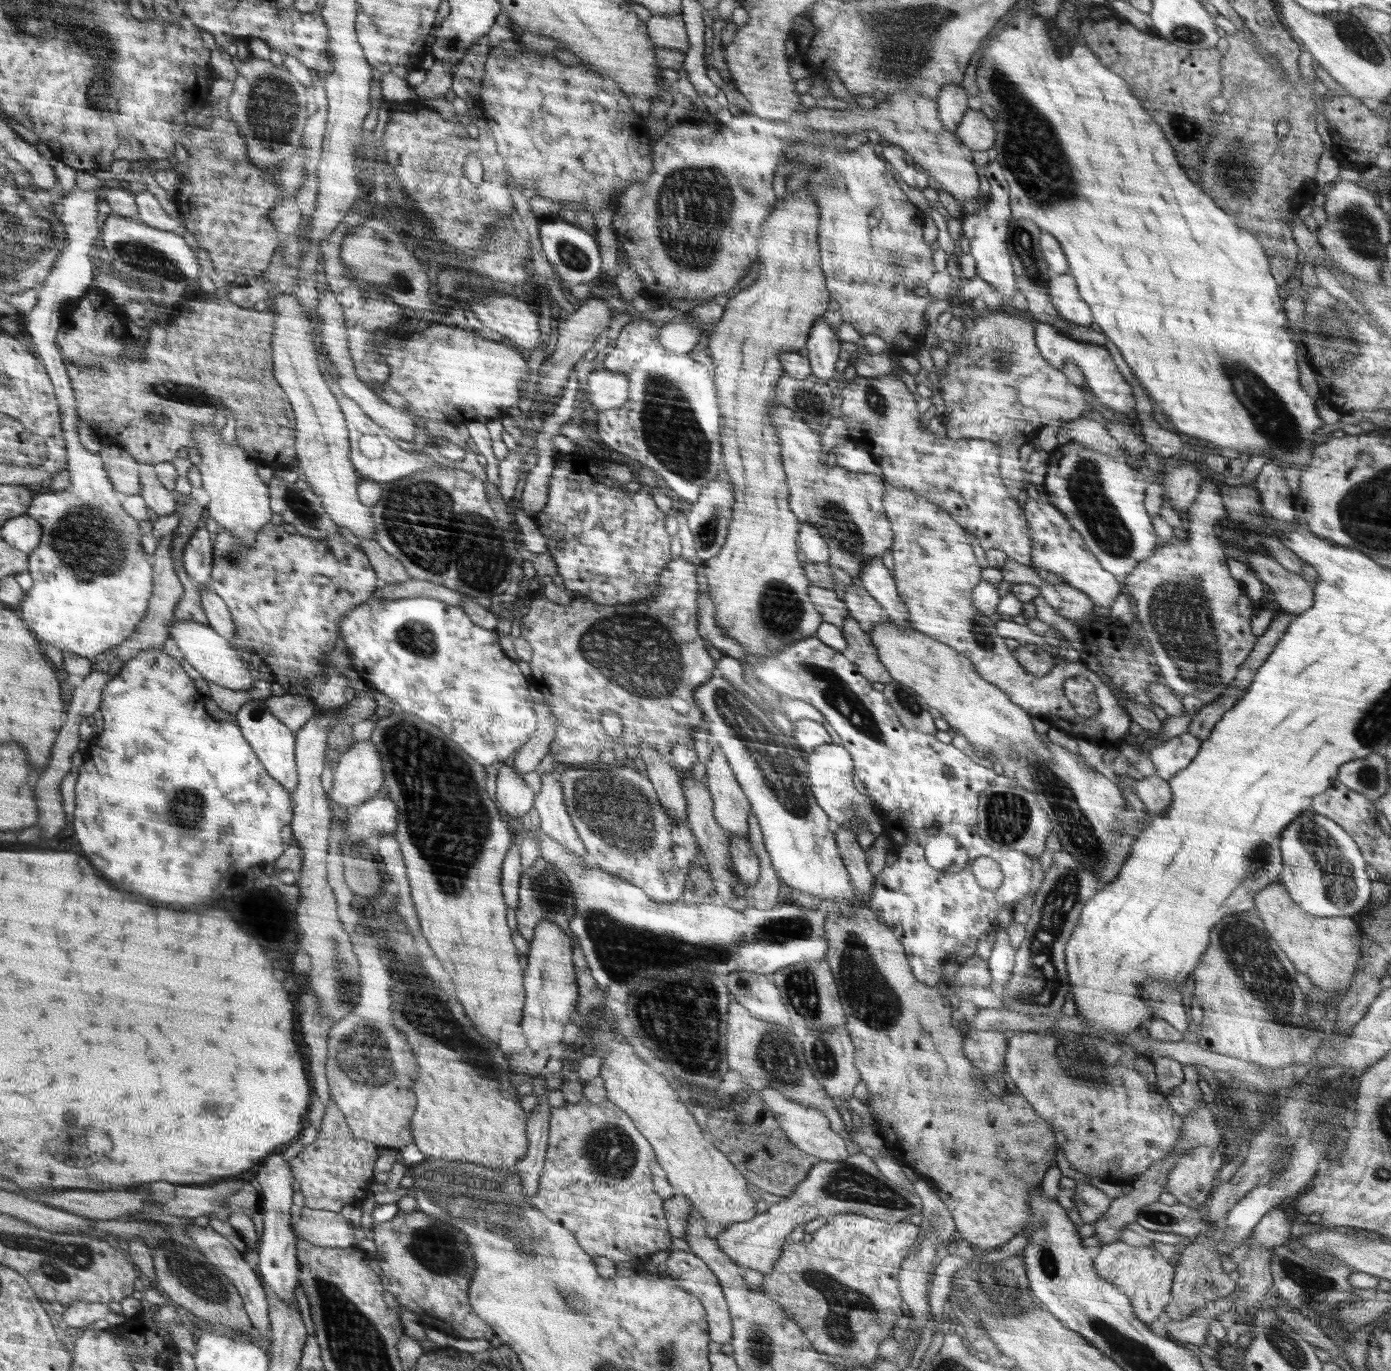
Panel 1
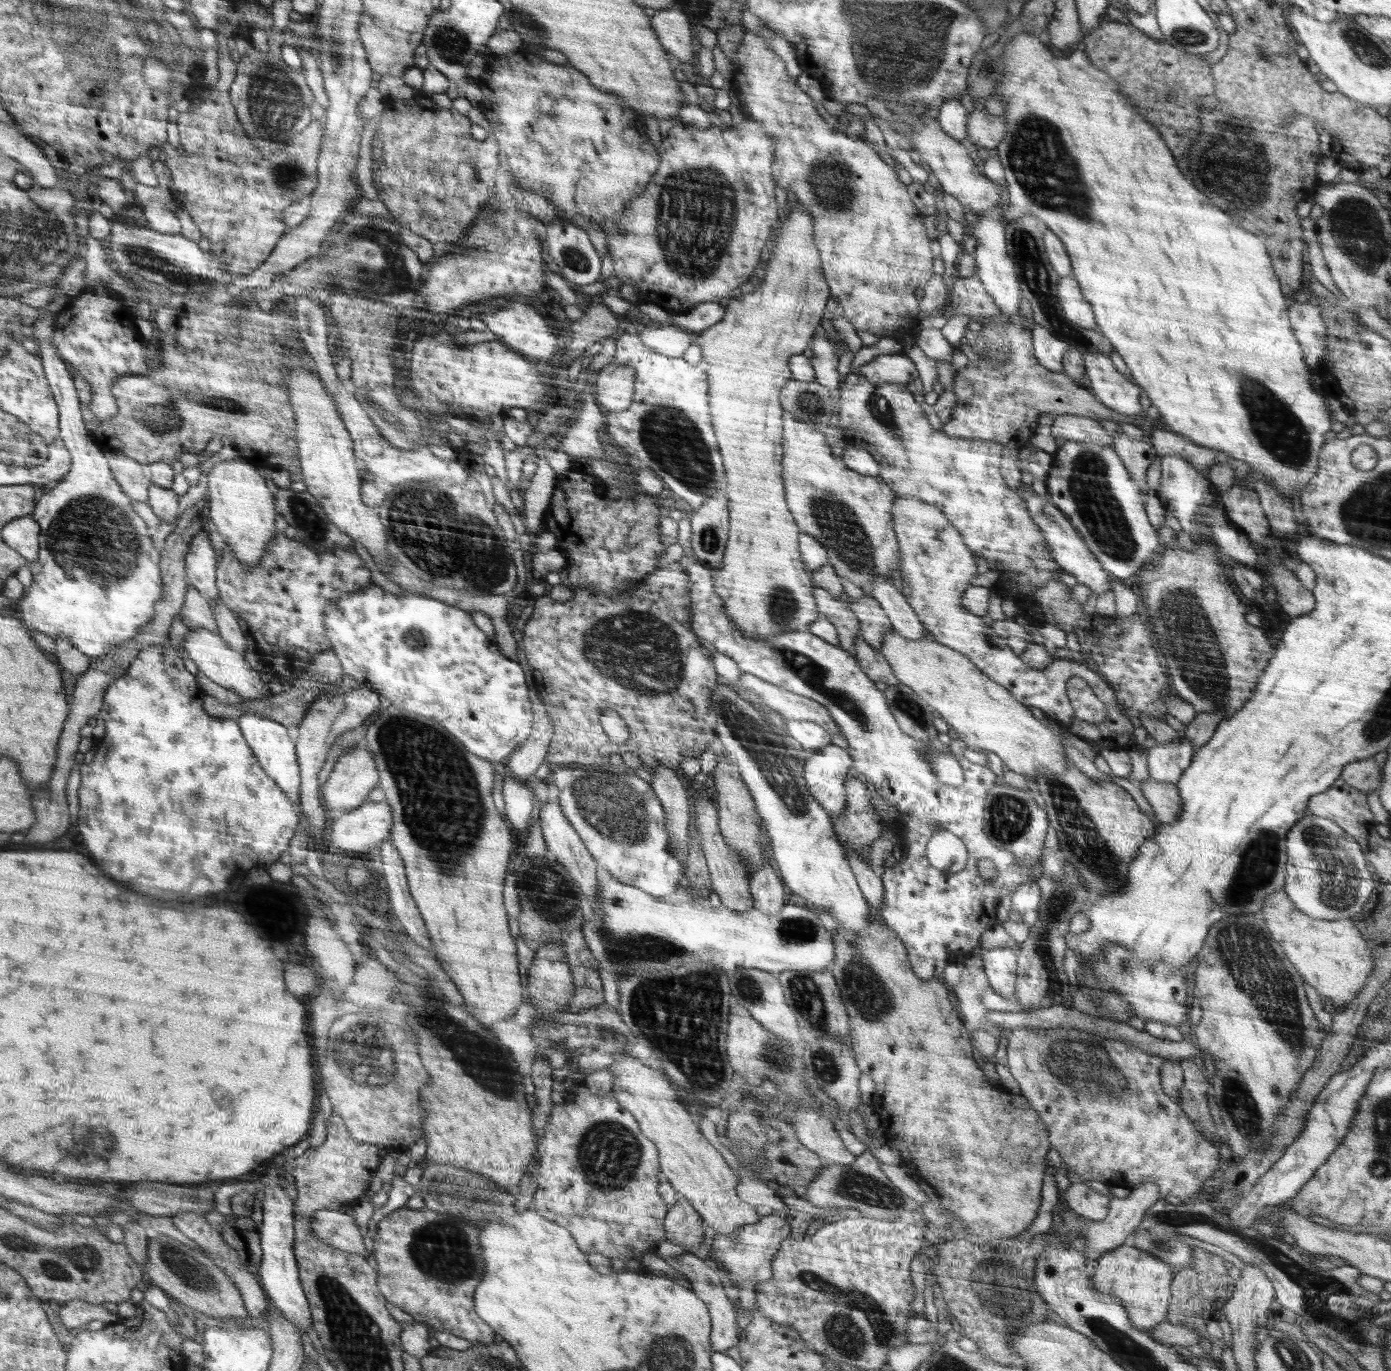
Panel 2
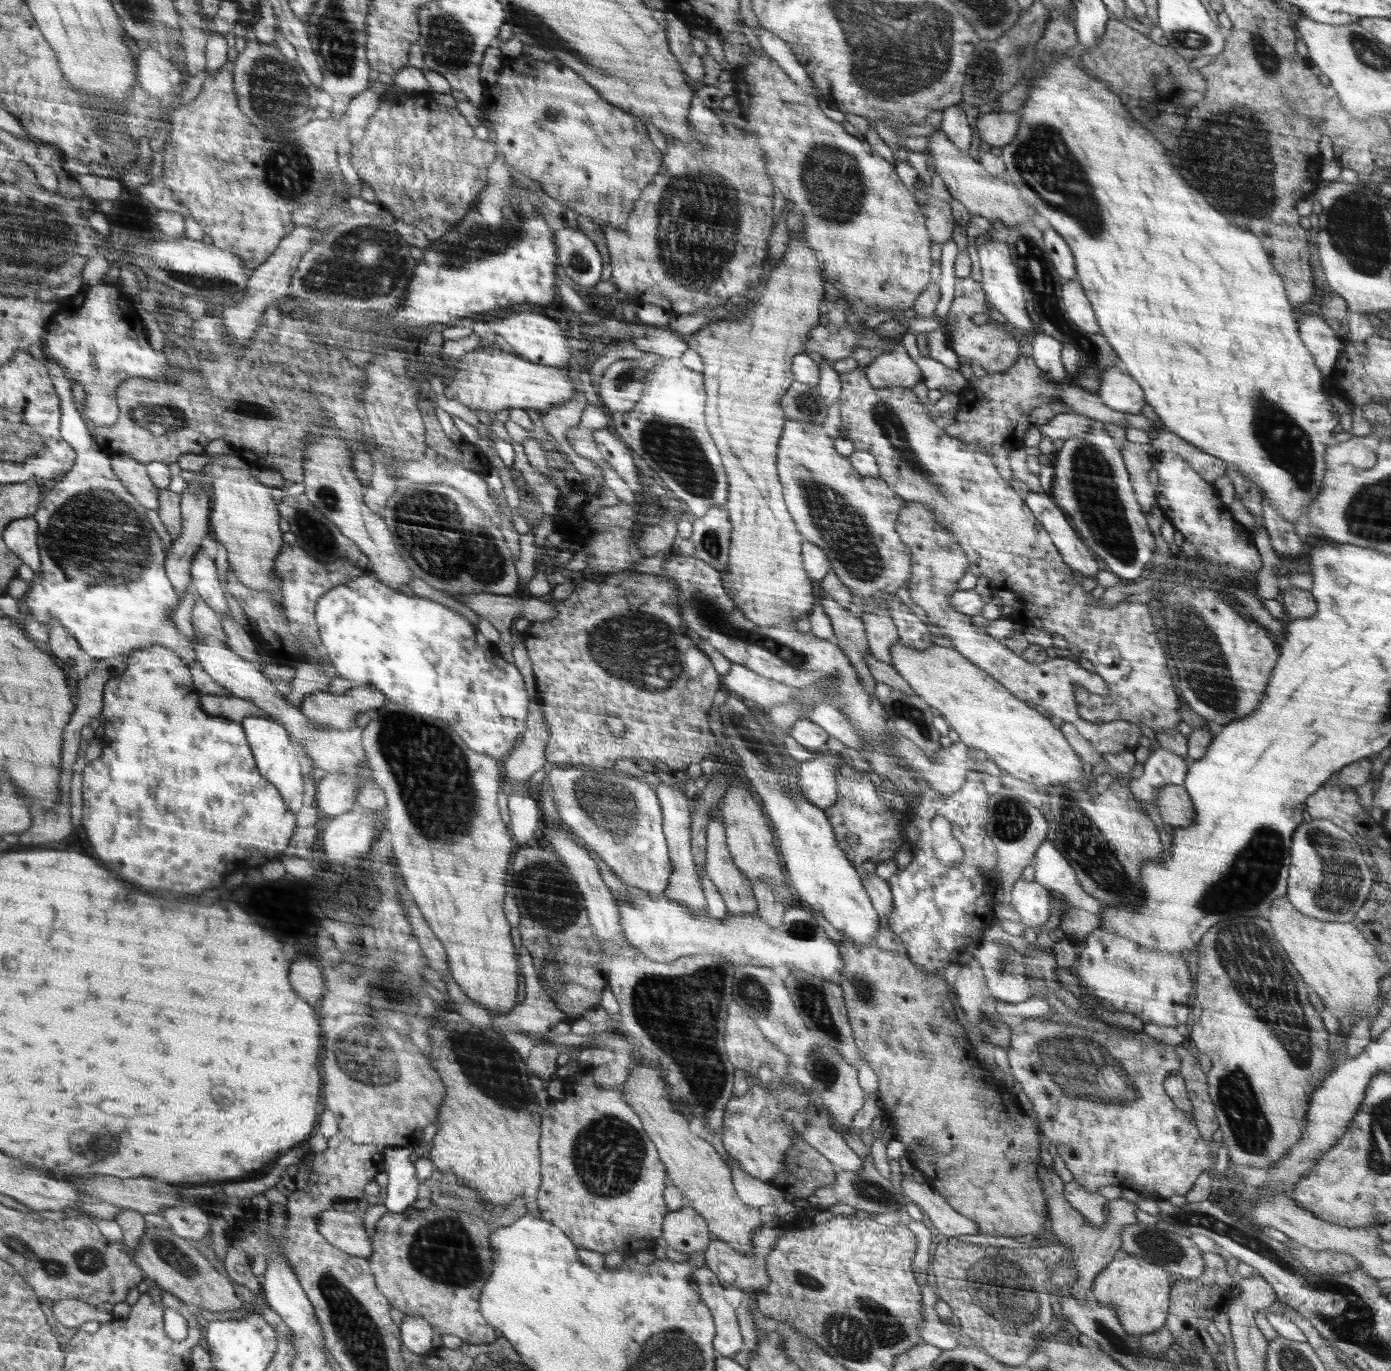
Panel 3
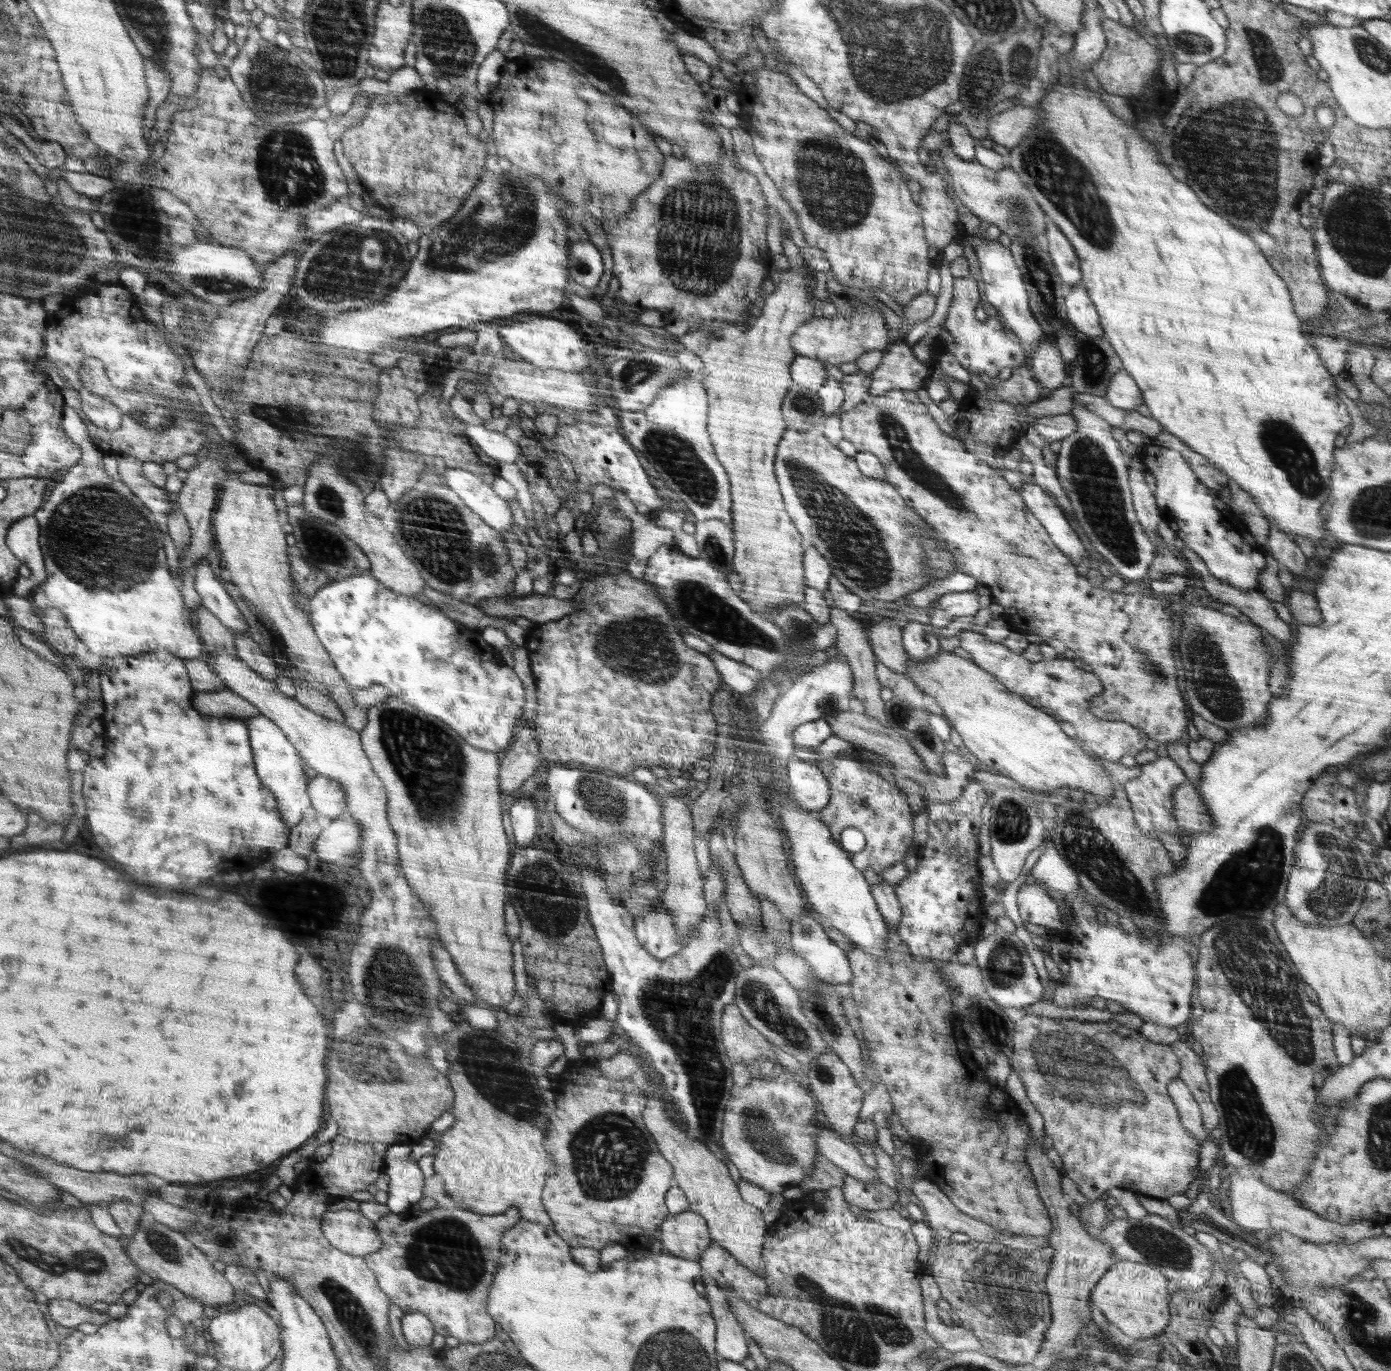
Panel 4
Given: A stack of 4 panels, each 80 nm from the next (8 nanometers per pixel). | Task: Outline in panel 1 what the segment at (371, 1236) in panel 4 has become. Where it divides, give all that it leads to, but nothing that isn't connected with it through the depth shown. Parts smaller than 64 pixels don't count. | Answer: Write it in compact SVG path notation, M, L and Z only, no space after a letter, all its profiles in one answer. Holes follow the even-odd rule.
M309 1209L297 1210L298 1226L294 1234L310 1244L324 1248L348 1248L357 1246L352 1236L352 1225L341 1213Z

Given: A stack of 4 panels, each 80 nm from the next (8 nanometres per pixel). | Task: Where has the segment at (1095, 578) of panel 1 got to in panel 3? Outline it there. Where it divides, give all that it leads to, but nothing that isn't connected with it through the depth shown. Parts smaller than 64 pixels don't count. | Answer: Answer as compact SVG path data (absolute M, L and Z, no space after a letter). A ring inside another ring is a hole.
M1030 490L1024 502L1050 535L1064 564L1072 571L1081 572L1084 578L1096 576L1099 572L1096 556L1083 539L1078 537L1066 519L1066 513L1064 514L1050 494Z

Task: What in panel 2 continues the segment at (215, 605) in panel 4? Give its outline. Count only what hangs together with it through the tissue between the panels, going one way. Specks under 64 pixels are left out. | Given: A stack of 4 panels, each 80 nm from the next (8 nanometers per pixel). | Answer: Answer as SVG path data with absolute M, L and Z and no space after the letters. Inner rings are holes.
M202 530L191 540L184 557L185 573L189 584L198 589L208 601L220 601L216 588L218 556L208 536L209 534Z

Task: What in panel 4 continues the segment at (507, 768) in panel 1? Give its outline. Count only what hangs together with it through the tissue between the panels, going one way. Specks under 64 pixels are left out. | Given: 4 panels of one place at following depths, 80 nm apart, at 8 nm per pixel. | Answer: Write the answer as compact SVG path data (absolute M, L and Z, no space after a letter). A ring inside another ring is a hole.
M512 797L509 802L510 820L517 848L532 846L532 840L539 831L536 820L536 806L531 798Z

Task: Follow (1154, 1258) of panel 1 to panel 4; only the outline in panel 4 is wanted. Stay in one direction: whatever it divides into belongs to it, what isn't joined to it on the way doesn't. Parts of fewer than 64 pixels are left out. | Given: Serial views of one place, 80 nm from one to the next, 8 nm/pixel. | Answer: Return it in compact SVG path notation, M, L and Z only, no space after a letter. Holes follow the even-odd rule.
M1134 1261L1114 1262L1095 1284L1090 1300L1111 1324L1135 1340L1146 1340L1164 1334L1170 1324L1169 1280L1155 1267Z

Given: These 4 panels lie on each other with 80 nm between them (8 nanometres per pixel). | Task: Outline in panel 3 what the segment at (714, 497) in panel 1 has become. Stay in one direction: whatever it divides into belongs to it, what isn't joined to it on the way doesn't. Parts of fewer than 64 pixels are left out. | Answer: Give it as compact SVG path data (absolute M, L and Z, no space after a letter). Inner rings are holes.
M712 506L703 517L691 517L696 558L721 572L728 566L731 522L725 507Z

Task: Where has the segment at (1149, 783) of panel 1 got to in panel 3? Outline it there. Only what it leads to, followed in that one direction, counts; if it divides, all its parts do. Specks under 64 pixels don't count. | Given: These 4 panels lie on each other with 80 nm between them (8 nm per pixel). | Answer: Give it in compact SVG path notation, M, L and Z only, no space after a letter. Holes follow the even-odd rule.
M1166 785L1155 794L1155 806L1168 828L1194 824L1196 814L1189 794L1183 785Z

